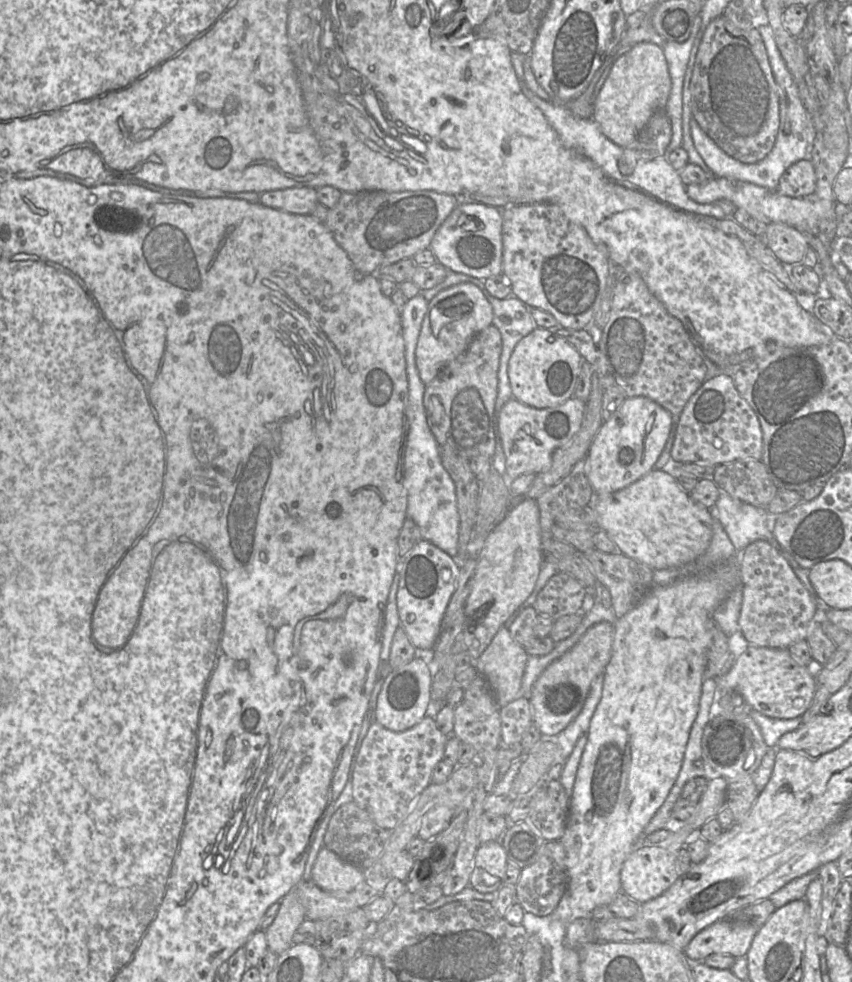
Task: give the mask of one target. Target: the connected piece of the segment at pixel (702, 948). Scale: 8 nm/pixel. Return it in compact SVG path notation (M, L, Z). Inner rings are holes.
M725 918L698 932L684 953L695 961L714 953L745 957L757 930L758 926L752 922Z

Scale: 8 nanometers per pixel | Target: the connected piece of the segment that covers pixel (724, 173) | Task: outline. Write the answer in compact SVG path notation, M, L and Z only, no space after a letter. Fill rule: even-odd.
M760 25L755 27L755 29L761 34L772 72L778 85L780 125L772 150L759 162L751 164L743 163L725 153L725 151L703 131L695 118L691 118L690 129L697 152L706 165L712 170L714 176L749 182L767 189L777 189L781 176L792 164L803 159L809 159L815 136L815 127L809 112L802 103L797 84L777 47L771 26Z

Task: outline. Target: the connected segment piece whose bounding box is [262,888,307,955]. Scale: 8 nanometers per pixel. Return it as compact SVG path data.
M293 888L282 898L272 924L262 930L266 935L268 948L277 955L290 948L295 931L305 919L305 909L299 900L297 888Z

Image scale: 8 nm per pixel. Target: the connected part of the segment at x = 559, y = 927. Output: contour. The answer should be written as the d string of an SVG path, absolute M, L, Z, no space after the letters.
M525 911L521 925L526 929L529 936L536 935L539 937L544 949L550 954L550 961L551 961L551 952L558 952L558 951L564 950L564 937L566 935L567 924L565 922L561 921L557 917L557 915L554 914L554 912L547 916L540 917L531 912Z

